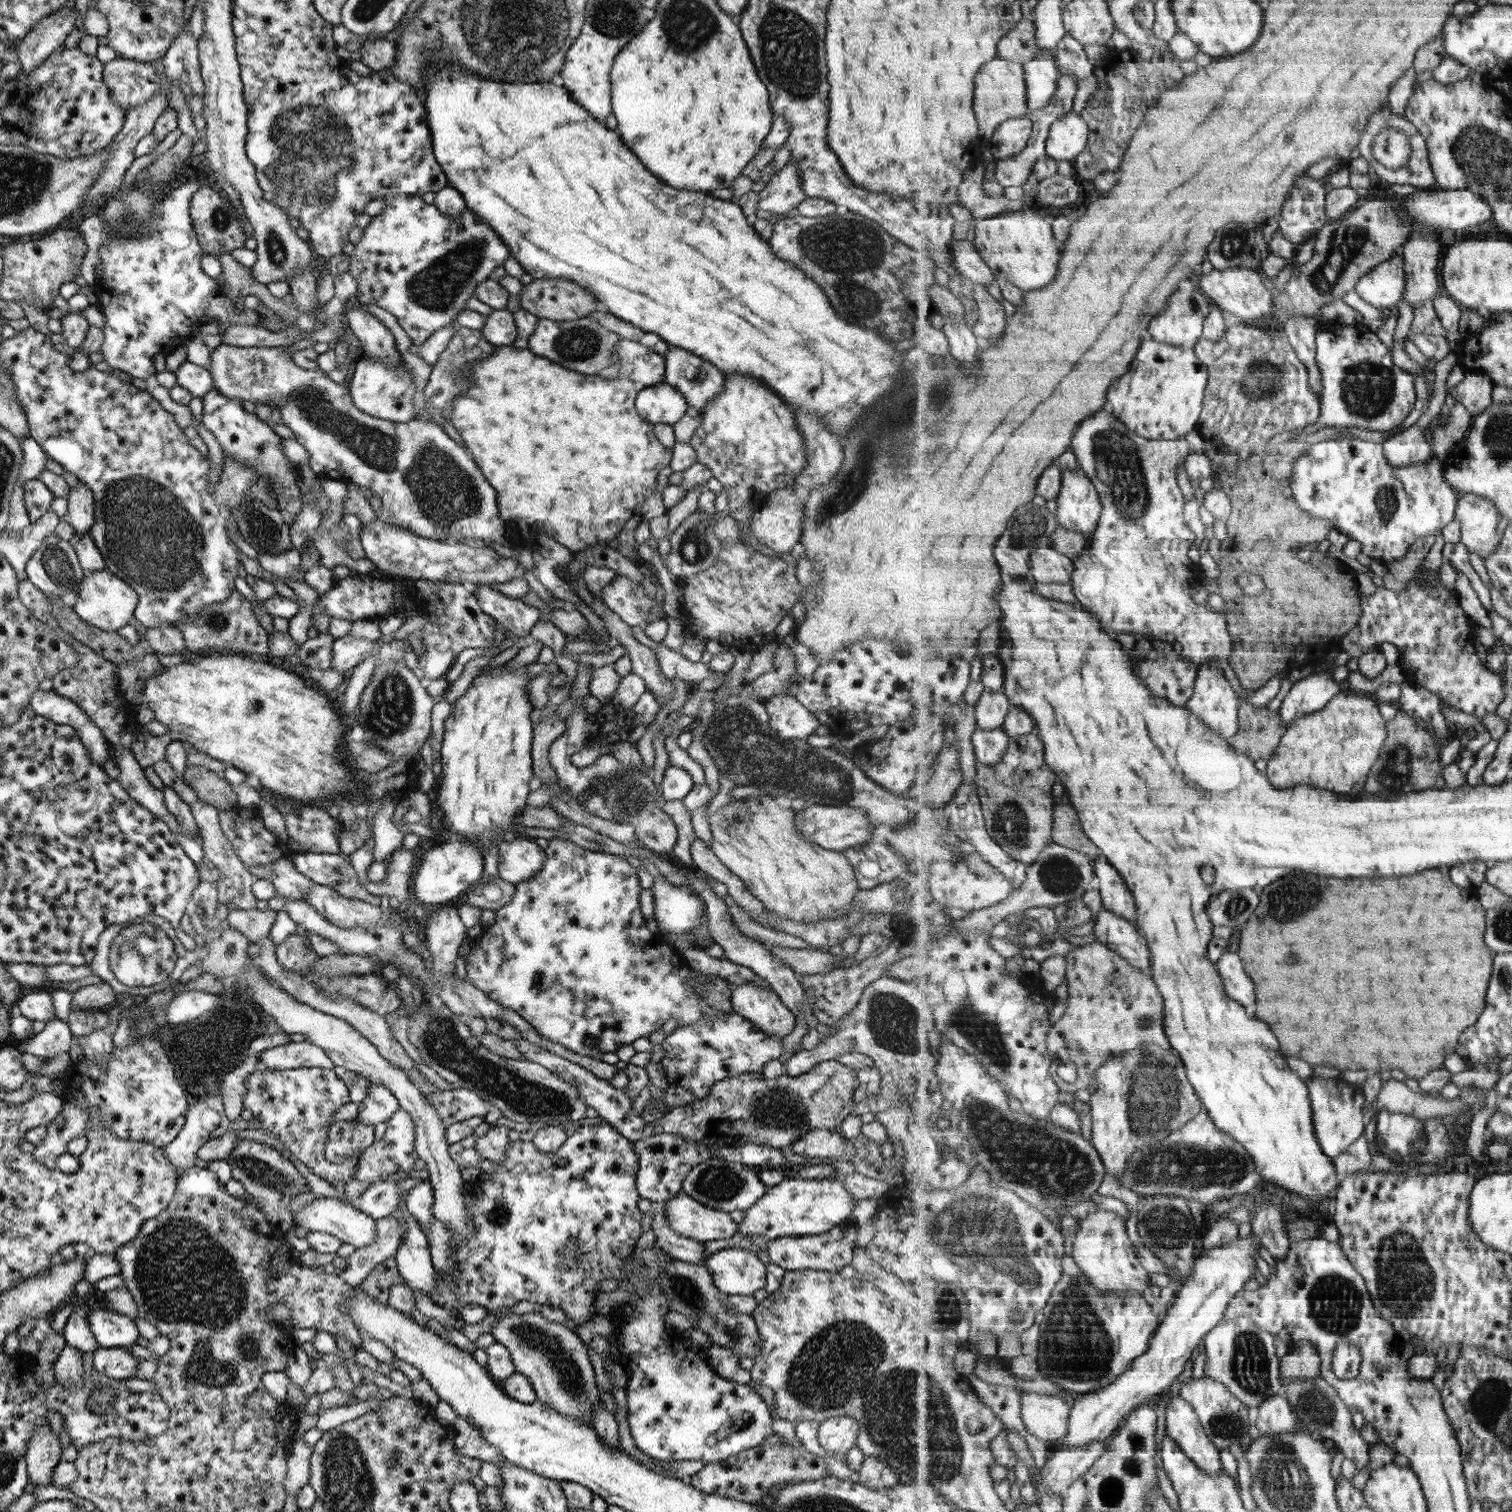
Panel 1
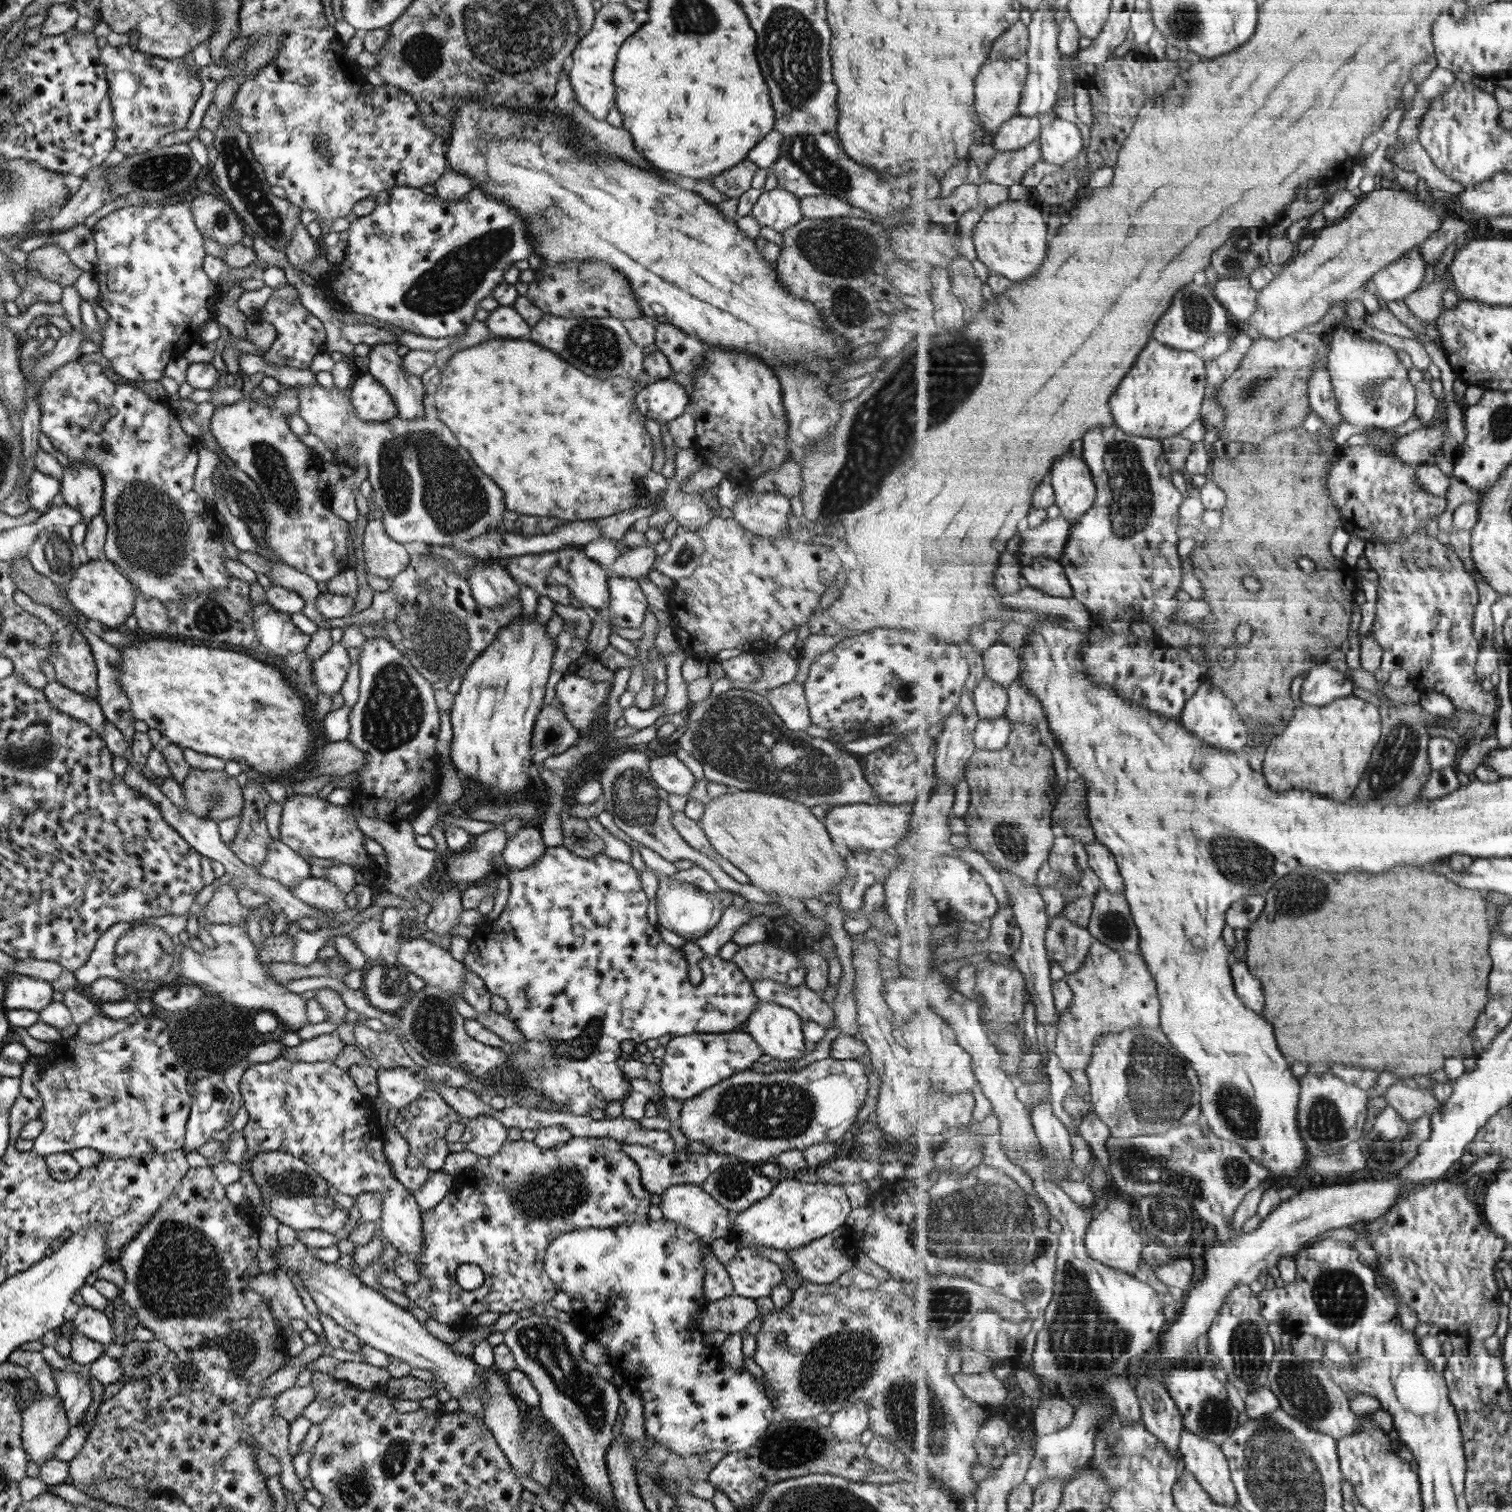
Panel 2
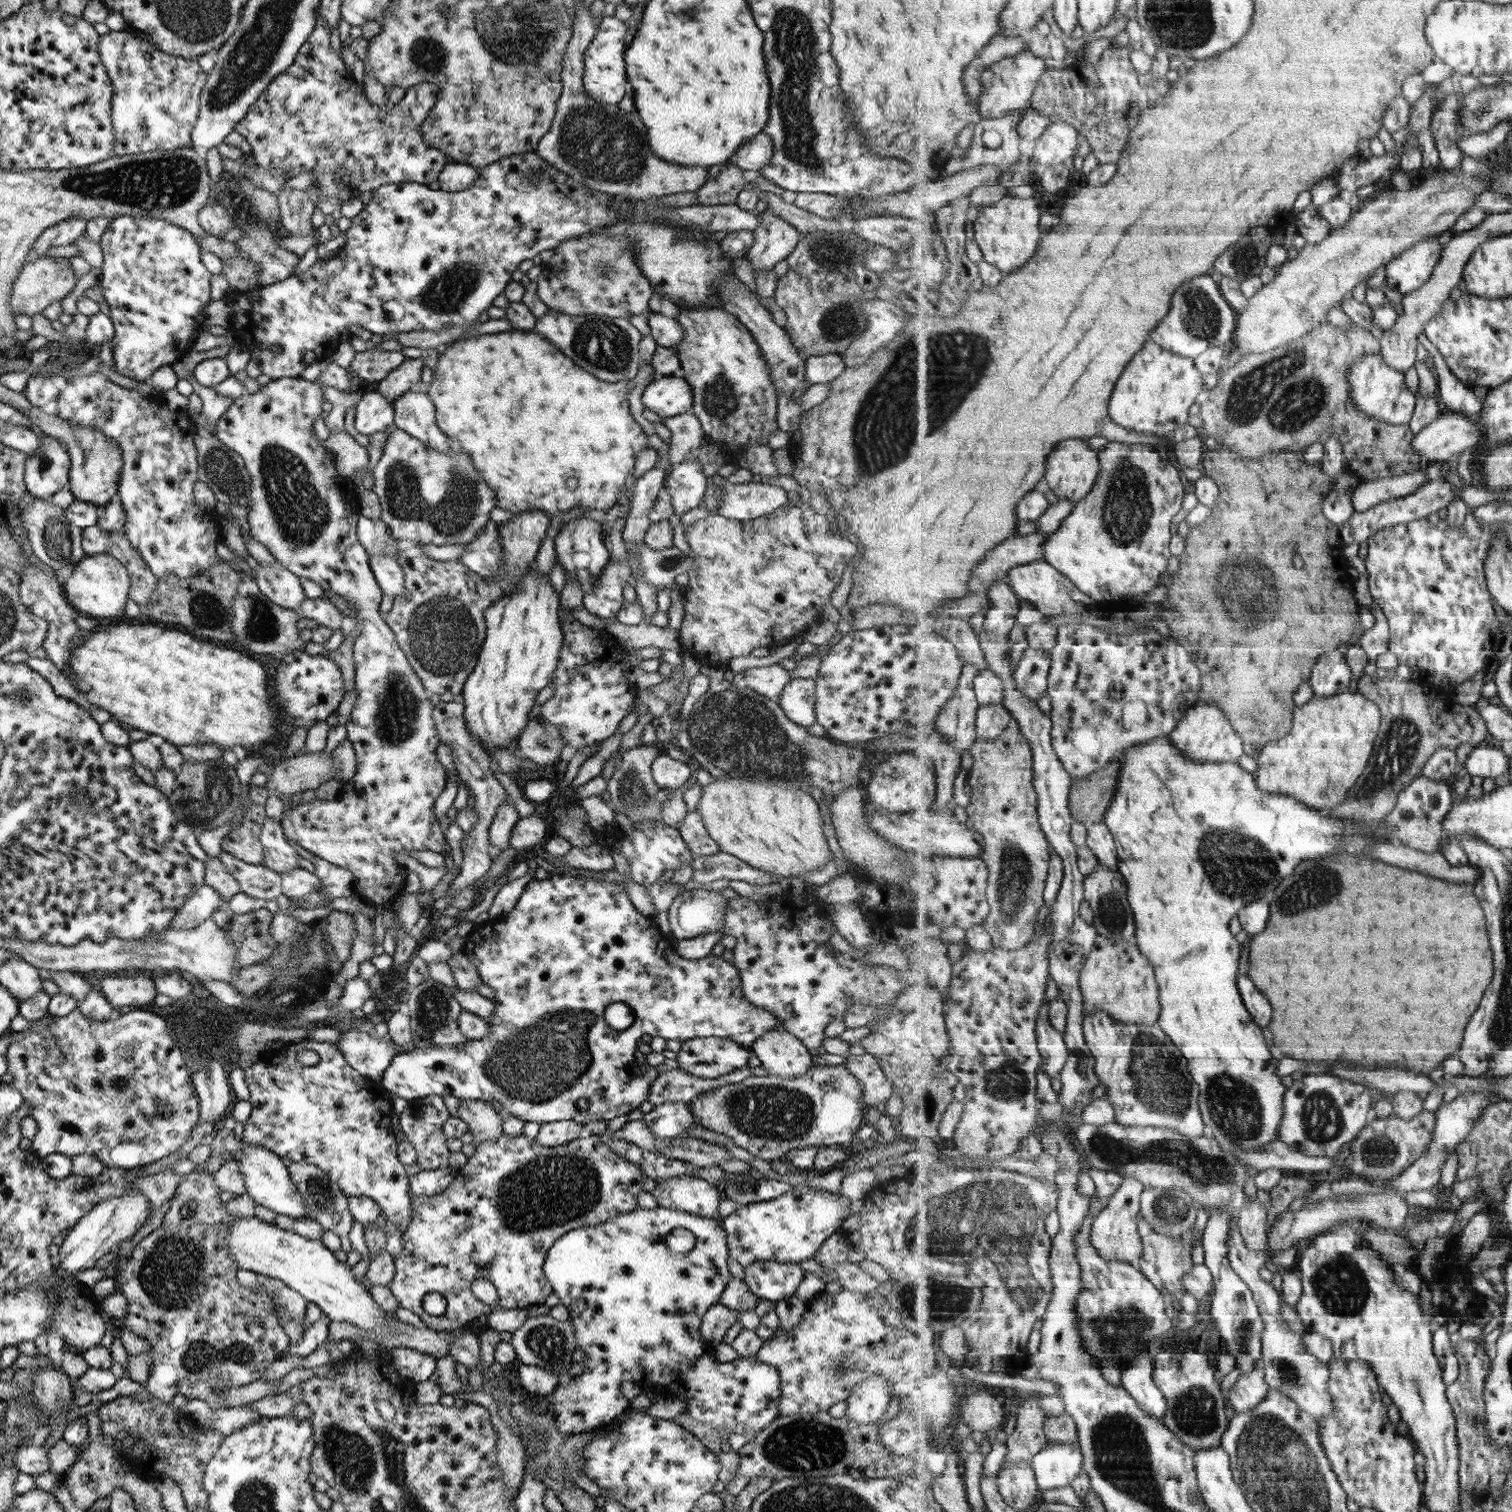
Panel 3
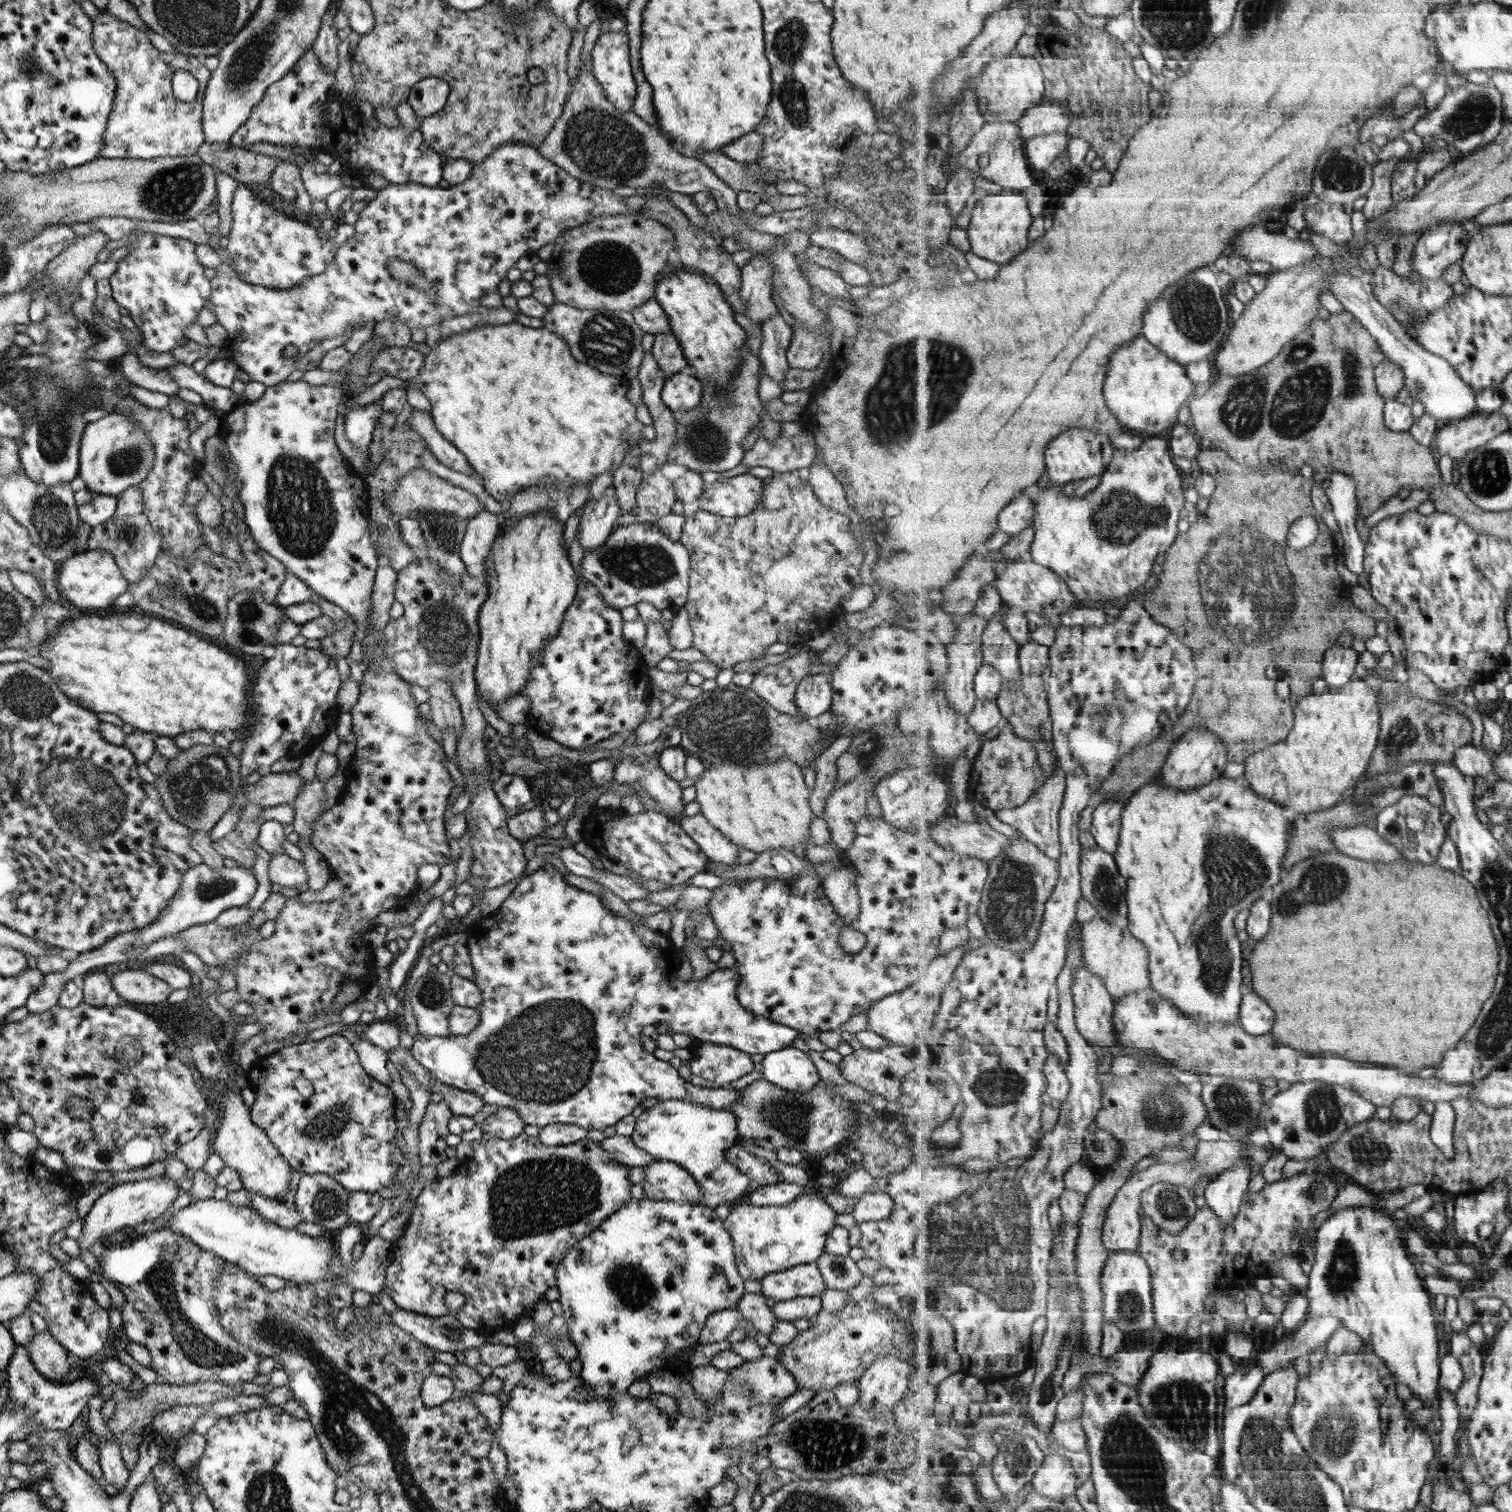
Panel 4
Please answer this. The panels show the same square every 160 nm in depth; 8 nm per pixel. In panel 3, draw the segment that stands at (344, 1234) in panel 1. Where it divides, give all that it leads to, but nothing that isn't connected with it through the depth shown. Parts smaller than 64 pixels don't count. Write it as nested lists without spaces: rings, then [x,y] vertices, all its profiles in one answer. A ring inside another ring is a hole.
[[[242,1142],[241,1153],[235,1156],[230,1155],[230,1158],[239,1166],[239,1172],[243,1174],[245,1194],[253,1200],[255,1206],[262,1206],[276,1215],[289,1218],[307,1217],[305,1202],[291,1183],[287,1175],[287,1167],[279,1155],[273,1154],[273,1151],[262,1146]]]

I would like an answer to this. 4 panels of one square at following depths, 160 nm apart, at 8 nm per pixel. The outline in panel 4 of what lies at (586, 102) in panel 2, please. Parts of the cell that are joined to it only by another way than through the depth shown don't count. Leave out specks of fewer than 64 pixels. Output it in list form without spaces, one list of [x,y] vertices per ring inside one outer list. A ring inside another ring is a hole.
[[[623,29],[618,32],[606,32],[598,35],[590,51],[590,72],[603,89],[605,98],[619,111],[632,112],[632,100],[636,93],[636,84],[631,76],[628,61],[628,38]]]

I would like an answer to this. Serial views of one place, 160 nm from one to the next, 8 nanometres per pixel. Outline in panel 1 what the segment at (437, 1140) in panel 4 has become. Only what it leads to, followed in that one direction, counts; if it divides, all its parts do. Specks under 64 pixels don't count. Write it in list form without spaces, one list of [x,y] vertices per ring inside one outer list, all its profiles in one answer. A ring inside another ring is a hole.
[[[464,1088],[432,1091],[425,1095],[425,1098],[434,1106],[444,1128],[471,1116],[484,1116],[488,1108],[485,1102]],[[402,1108],[397,1109],[387,1120],[383,1137],[371,1143],[363,1150],[361,1157],[357,1158],[357,1168],[353,1172],[353,1180],[371,1185],[380,1176],[397,1173],[398,1171],[409,1172],[415,1160],[418,1159],[413,1149],[414,1124],[409,1114]]]

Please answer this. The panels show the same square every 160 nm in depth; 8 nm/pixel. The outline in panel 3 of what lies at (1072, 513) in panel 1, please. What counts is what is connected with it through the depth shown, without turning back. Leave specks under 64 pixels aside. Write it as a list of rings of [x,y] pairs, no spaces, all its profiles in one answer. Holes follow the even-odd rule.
[[[1087,439],[1069,440],[1063,442],[1051,456],[1046,467],[1046,481],[1050,490],[1058,498],[1068,498],[1078,504],[1083,500],[1095,487],[1095,484],[1100,476],[1102,463],[1099,460],[1098,452],[1089,448]]]

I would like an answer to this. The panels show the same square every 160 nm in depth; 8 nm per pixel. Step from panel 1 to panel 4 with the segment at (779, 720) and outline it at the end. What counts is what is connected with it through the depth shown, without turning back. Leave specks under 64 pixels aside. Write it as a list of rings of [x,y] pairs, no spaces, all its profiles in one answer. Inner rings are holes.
[[[822,673],[805,675],[797,683],[794,698],[799,715],[815,721],[817,716],[831,708],[833,691],[829,687],[829,676]]]

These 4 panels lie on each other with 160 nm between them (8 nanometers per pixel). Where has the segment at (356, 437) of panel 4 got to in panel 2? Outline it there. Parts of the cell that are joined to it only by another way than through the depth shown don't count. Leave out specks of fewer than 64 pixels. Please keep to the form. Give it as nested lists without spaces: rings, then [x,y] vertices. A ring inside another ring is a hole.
[[[369,373],[355,378],[348,396],[357,418],[371,422],[385,422],[397,414],[397,407],[386,388]]]

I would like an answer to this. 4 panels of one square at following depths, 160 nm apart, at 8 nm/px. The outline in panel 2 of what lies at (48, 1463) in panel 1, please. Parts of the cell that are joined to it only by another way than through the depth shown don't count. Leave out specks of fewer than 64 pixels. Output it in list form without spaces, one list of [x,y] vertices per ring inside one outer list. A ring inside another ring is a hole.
[[[40,1395],[21,1412],[20,1440],[29,1460],[39,1465],[54,1458],[55,1448],[68,1433],[68,1420],[60,1398]]]

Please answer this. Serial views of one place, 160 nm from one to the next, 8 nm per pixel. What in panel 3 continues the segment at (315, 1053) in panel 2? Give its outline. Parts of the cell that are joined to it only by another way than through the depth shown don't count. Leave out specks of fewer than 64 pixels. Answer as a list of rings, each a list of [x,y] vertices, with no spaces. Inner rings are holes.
[[[357,1028],[345,1033],[341,1032],[334,1045],[353,1070],[376,1082],[399,1051],[393,1043],[388,1044],[387,1038],[374,1038]]]

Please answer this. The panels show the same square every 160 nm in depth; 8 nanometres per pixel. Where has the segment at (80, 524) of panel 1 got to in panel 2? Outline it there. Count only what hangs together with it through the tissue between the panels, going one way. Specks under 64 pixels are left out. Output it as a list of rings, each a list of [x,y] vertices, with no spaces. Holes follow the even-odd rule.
[[[69,462],[67,468],[63,468],[60,479],[60,494],[65,505],[69,505],[73,510],[82,516],[82,522],[88,523],[94,516],[100,513],[103,496],[103,479],[101,473],[88,464],[78,464]]]

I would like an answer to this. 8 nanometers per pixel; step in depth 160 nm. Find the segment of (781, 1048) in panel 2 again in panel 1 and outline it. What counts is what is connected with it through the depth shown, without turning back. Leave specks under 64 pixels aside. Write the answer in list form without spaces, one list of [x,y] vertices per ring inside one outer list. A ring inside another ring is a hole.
[[[747,981],[735,985],[730,994],[730,1005],[733,1011],[769,1038],[781,1039],[795,1026],[792,1013],[765,983]]]

